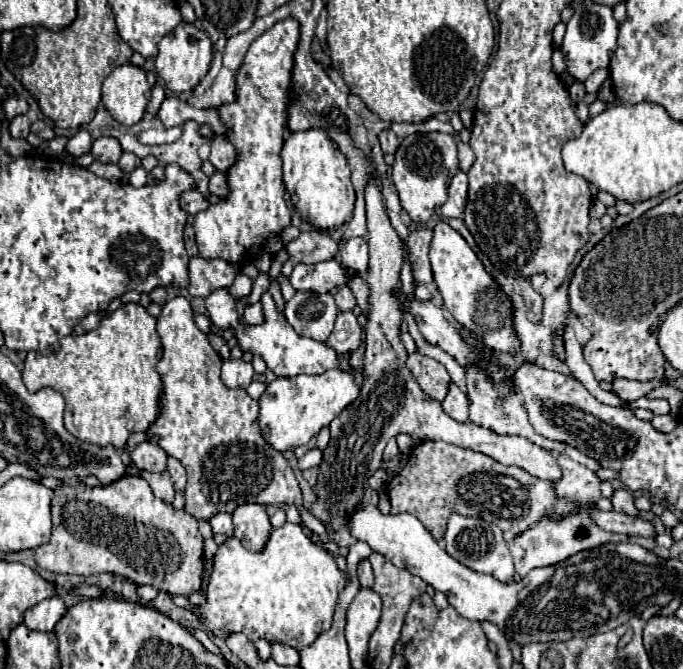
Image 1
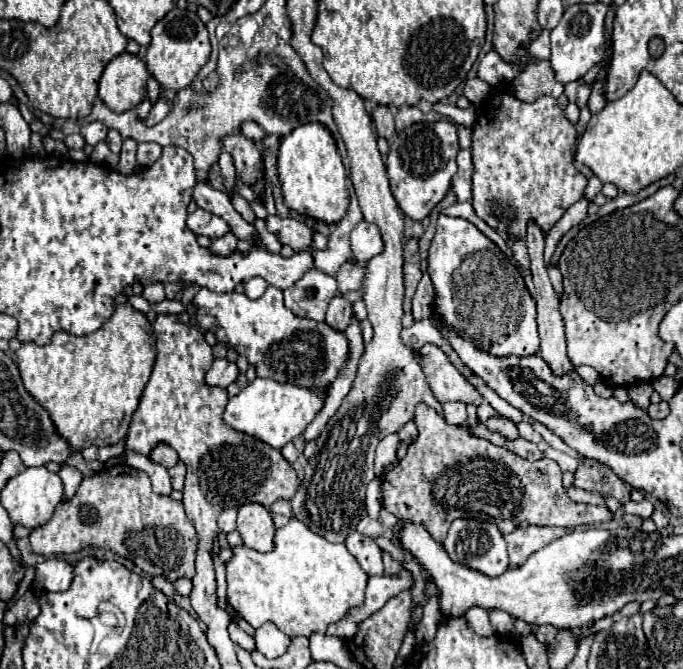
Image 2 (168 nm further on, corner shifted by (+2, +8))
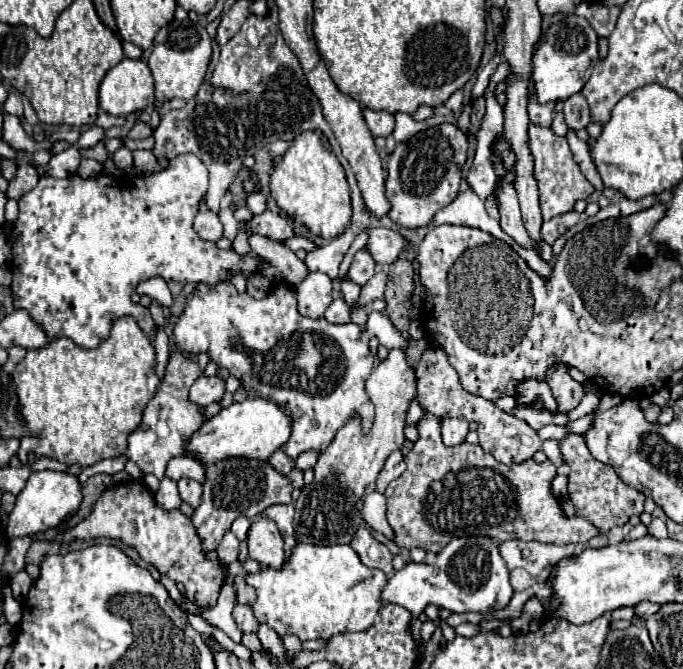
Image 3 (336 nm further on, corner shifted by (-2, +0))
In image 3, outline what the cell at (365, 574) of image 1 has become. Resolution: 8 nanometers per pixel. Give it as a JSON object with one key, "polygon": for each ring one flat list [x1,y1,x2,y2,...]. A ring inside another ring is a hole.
{"polygon":[[361,526,357,532,355,532,355,536,353,536,353,540,351,540,351,548,359,554,359,558,361,558,361,562,365,564,365,566,369,566,369,568,379,568,379,570,383,570,385,574,389,574,391,576,391,572,395,572,393,570,393,566,391,566,391,552,389,552,389,548,385,546,385,544,381,544,381,542,377,542,371,534,369,534,369,530,365,528,365,526]]}

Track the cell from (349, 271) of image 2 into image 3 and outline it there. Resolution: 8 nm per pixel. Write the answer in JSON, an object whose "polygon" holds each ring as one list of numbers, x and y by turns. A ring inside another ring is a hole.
{"polygon":[[361,248,353,256,353,262,351,262,351,268,349,268,349,278,353,282,357,282,359,286,363,286,373,274,375,274,375,260,373,260,373,256,369,256,367,248]]}

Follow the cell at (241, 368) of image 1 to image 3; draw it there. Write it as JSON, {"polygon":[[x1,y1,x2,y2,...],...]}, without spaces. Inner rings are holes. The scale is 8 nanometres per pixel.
{"polygon":[[199,376,189,390,189,400,193,400,193,404,197,404,197,406,207,406,211,402,219,402,223,398,223,394,225,394,223,380,219,380,217,376,213,376,213,378]]}

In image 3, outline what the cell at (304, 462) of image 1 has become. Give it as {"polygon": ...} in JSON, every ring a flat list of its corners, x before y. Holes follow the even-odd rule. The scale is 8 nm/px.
{"polygon":[[281,450,273,452,273,456,269,456,267,462,269,462,277,472,281,472,283,476,287,476,287,474,293,470,293,460,291,460,285,452,281,452]]}

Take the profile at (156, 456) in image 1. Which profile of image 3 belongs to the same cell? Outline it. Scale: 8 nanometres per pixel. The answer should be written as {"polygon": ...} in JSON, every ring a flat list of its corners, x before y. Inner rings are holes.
{"polygon":[[177,456,167,464,167,476,171,480,181,480,181,478,191,478,197,480,199,484,205,482,205,466,189,456]]}

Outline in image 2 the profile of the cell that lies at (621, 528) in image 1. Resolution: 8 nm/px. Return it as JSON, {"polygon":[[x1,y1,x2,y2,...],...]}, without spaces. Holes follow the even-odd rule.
{"polygon":[[419,404,415,412,415,424,419,428,417,440,409,446,405,458,383,476,383,506,397,518,409,518,421,522,433,540,441,542,447,534,447,528,455,518,485,520,499,526,503,534,513,532,519,524,537,524,537,526,581,526,581,524,601,524,613,520,613,512,607,506,589,506,577,504,567,496,567,490,561,482,561,468,549,458,537,462,523,460,503,448,493,446,483,438,475,438,465,432,461,426,447,424,433,408]]}

